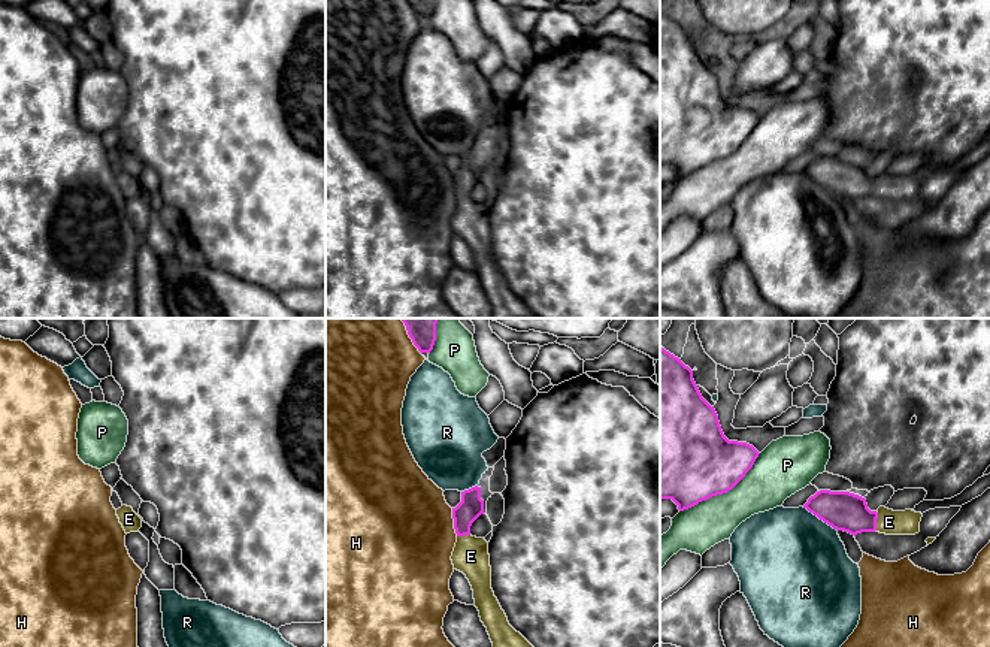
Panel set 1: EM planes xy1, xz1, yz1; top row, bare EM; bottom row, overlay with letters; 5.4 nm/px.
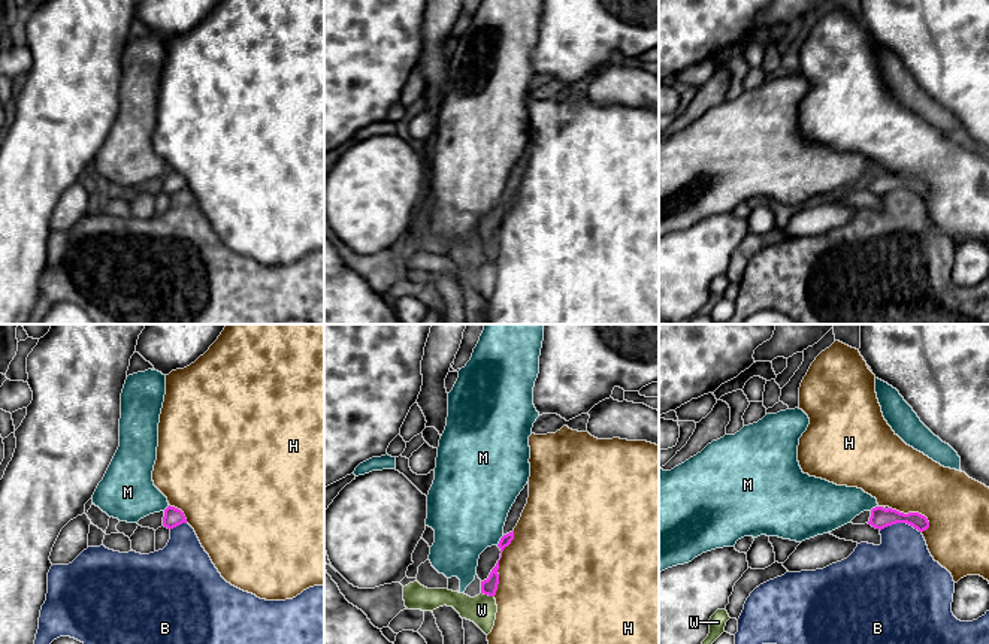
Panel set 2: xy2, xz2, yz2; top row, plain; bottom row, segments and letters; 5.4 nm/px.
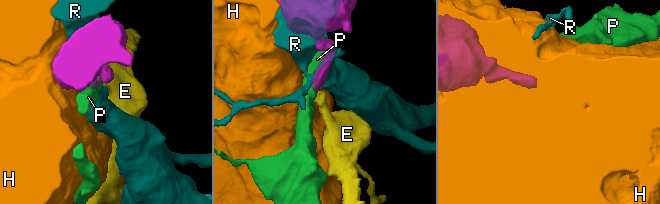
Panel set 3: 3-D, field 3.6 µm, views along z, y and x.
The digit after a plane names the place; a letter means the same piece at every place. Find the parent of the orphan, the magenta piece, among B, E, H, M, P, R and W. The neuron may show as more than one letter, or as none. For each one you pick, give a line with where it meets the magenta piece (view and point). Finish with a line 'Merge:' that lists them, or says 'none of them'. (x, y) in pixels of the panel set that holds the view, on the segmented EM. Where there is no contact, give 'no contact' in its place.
E: meets magenta in yz1 at (875, 520)
Merge: E

